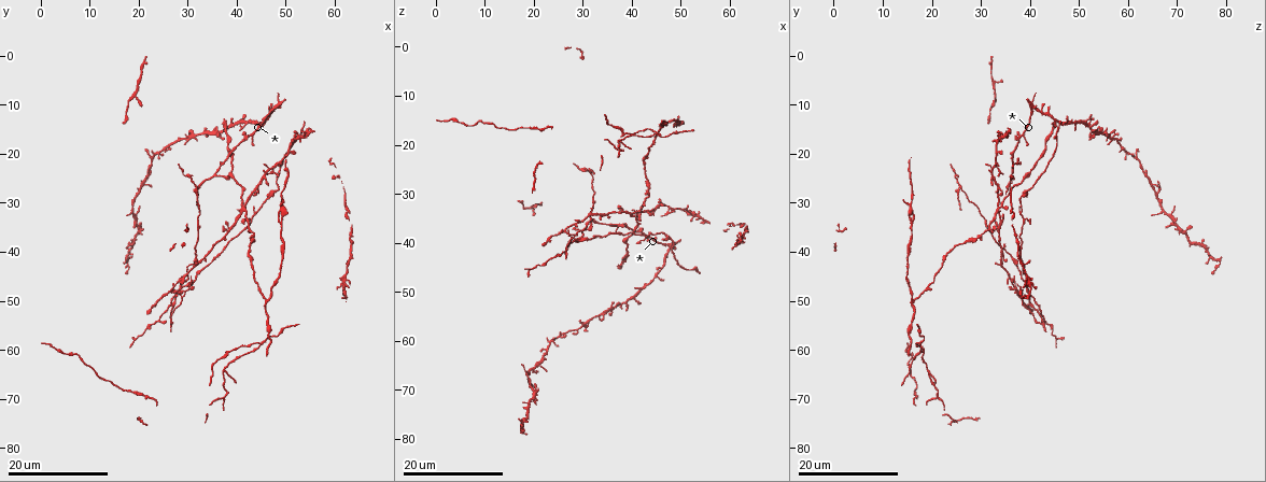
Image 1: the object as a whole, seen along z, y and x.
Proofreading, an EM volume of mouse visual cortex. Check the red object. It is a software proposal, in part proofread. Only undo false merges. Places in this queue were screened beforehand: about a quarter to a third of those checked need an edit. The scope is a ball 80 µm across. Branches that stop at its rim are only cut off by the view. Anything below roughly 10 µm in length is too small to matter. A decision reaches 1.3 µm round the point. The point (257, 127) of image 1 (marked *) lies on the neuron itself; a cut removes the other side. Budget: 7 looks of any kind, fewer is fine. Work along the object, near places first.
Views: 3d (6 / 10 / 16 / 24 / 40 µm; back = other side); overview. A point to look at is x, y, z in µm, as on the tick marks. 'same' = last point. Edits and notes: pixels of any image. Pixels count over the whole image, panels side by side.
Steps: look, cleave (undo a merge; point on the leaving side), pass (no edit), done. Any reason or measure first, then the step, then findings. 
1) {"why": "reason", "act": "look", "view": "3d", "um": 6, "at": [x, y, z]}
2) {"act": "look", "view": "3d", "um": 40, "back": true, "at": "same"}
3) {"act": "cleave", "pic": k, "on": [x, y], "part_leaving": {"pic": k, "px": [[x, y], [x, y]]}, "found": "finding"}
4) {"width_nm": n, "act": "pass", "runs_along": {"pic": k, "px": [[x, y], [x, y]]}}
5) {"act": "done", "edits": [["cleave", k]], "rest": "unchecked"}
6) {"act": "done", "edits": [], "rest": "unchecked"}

{"why": "looks like a crossing", "act": "look", "view": "3d", "um": 24, "at": [42.0, 31.5, 33.5]}

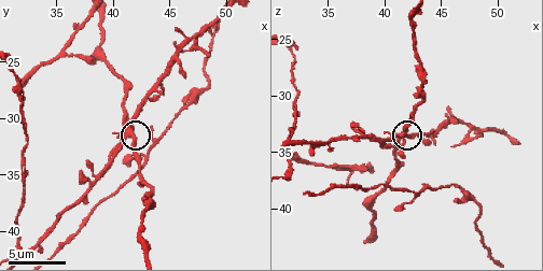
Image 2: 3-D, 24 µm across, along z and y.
{"act": "look", "view": "3d", "um": 6, "at": [41.6, 31.4, 33.6]}

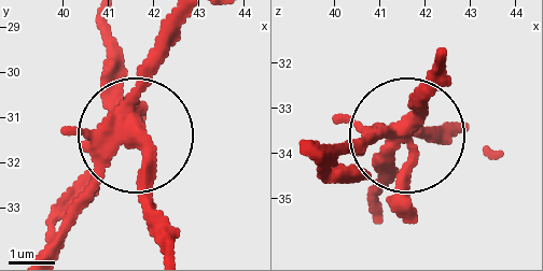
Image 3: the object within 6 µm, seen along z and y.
{"act": "look", "view": "3d", "um": 6, "back": true, "at": [41.55, 31.50, 33.35]}

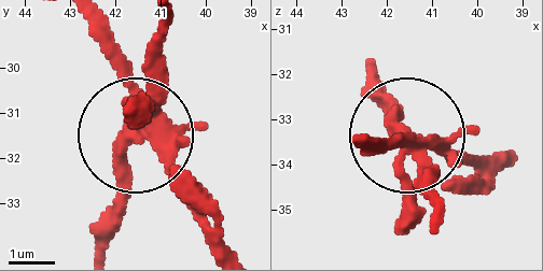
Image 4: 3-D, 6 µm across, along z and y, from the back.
{"width_nm": 350, "act": "cleave", "pic": 4, "on": [153, 62], "found": "a second neuron is stuck on"}

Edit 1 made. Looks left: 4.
{"act": "look", "view": "overview"}

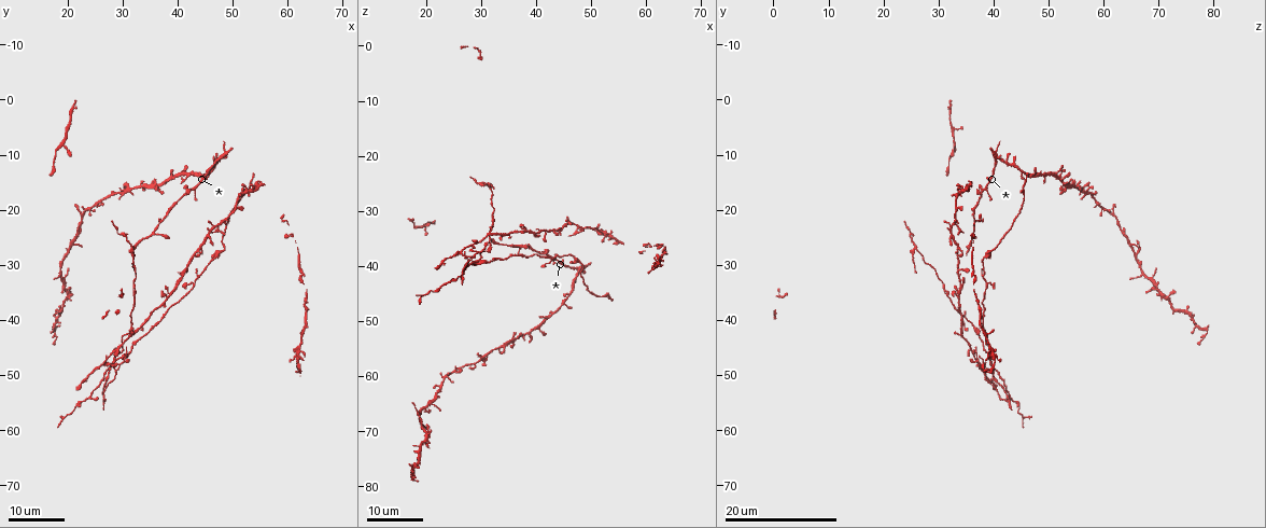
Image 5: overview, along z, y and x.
{"why": "four-way junction", "act": "look", "view": "3d", "um": 16, "at": [26.5, 48.5, 37.5]}

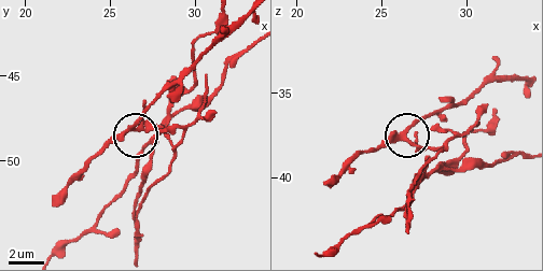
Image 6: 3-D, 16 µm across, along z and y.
{"why": "zoom in", "act": "look", "view": "3d", "um": 6, "at": [26.3, 48.1, 37.7]}

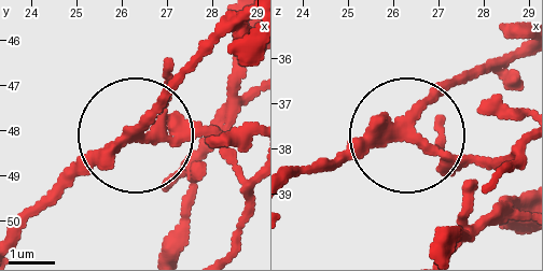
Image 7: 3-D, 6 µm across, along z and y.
{"act": "look", "view": "3d", "um": 6, "back": true, "at": [26.35, 48.15, 37.65]}

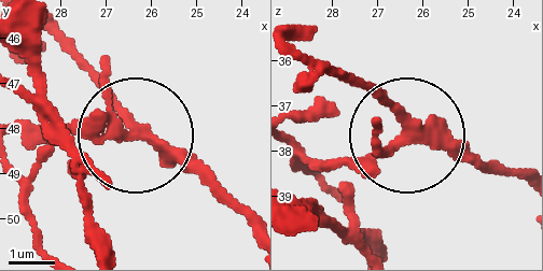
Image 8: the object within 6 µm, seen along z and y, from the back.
{"arms": 4, "act": "cleave", "pic": 8, "on": [328, 160], "found": "two neurons meet here"}

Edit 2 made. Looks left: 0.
{"act": "done", "edits": [["cleave", 4], ["cleave", 8]], "rest": "unchecked"}

